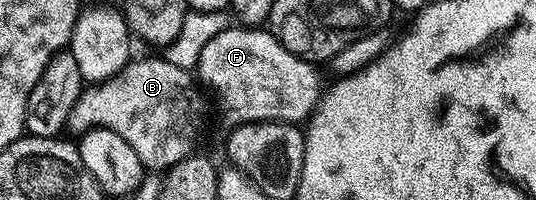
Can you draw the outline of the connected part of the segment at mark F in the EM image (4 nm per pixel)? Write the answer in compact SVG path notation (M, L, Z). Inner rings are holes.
M229 28L220 32L218 36L213 36L212 40L208 40L208 44L204 45L204 50L200 52L198 65L196 67L197 77L202 77L201 85L214 93L214 98L218 101L218 106L222 109L222 122L226 128L233 128L235 126L243 126L245 122L292 122L295 124L302 124L309 119L313 114L315 106L318 104L320 97L320 89L318 90L318 74L313 65L307 62L305 58L298 58L292 52L288 52L288 48L284 48L281 42L270 33L266 28Z

